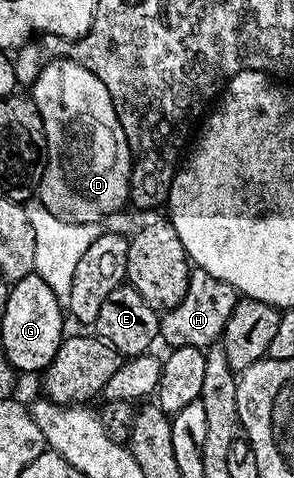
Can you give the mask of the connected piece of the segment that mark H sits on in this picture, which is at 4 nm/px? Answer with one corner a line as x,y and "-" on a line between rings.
193,268
188,274
188,286
184,288
182,299
161,316
159,340
172,349
189,345
207,350
209,345
215,345
223,338
230,311
234,311
237,300
237,291
230,283
222,283
222,279
214,279
214,275

